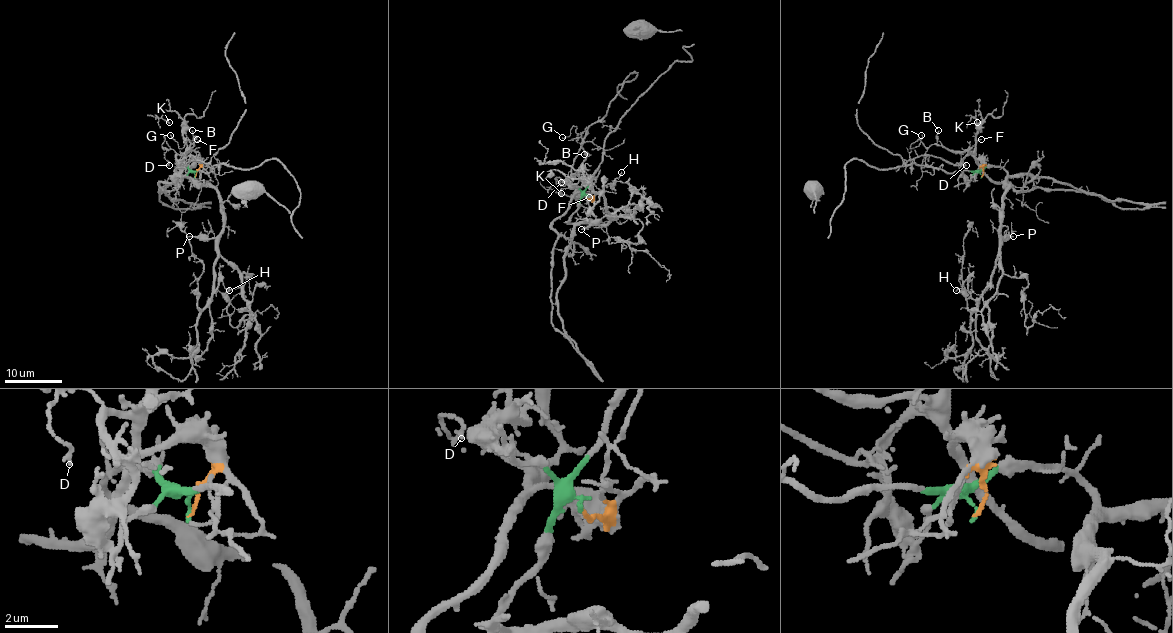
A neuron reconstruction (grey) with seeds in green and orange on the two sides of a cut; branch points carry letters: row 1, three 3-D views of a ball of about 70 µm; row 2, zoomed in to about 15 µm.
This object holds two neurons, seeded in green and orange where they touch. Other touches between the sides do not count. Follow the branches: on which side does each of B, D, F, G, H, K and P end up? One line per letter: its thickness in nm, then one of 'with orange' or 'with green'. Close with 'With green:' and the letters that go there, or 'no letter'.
B: calibre 100 nm; with orange
D: calibre 130 nm; with orange
F: calibre 110 nm; with orange
G: calibre 100 nm; with orange
H: calibre 140 nm; with green
K: calibre 100 nm; with orange
P: calibre 120 nm; with green
With green: H, P

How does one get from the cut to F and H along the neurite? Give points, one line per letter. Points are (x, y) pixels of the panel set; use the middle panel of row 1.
F: (588, 197), (576, 191), (589, 197)
H: (586, 197), (570, 223), (602, 224), (615, 216), (606, 210), (603, 190), (621, 171)

